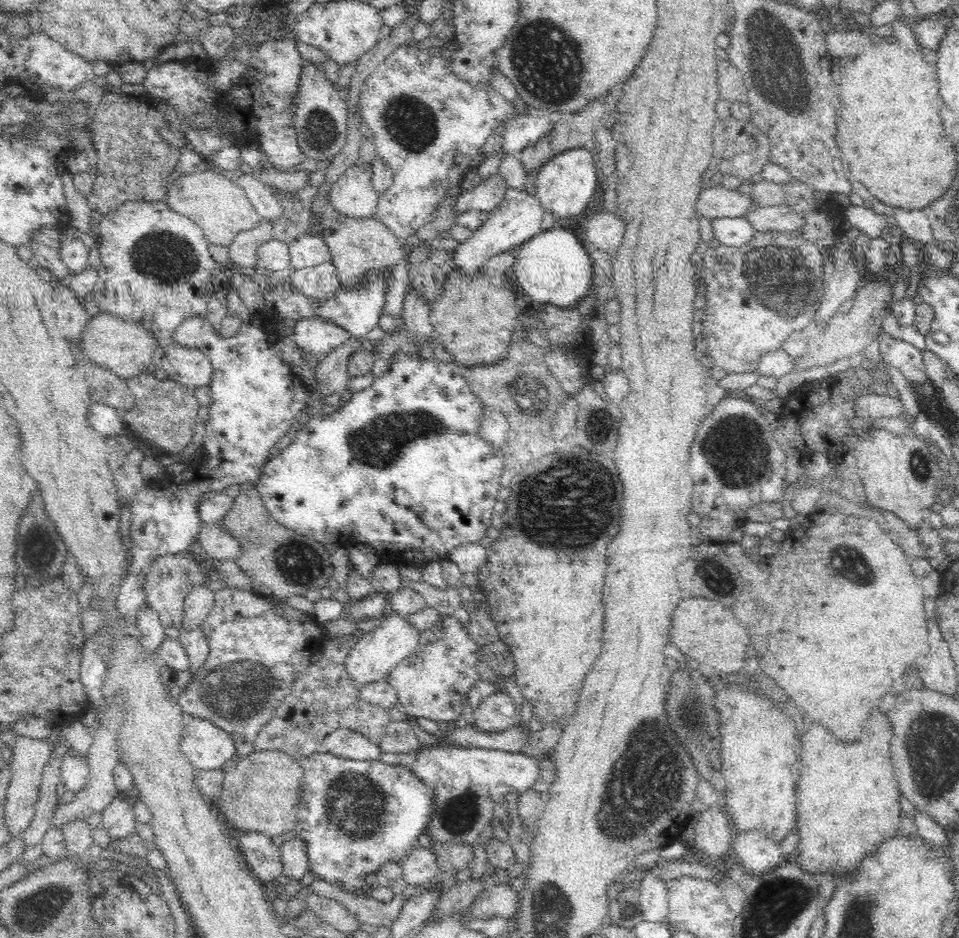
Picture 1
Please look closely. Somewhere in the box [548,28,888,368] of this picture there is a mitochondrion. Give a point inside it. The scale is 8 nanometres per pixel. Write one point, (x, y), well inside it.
(776, 283)

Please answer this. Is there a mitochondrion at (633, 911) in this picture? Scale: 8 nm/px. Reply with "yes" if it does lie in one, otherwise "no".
no

